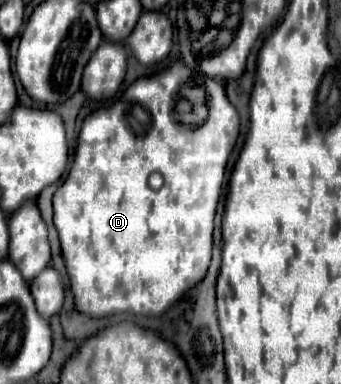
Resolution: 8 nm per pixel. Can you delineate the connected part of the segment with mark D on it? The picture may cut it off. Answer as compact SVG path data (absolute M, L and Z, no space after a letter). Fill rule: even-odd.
M174 61L164 71L156 73L156 75L136 79L132 85L126 87L126 91L124 91L122 97L118 97L108 107L102 107L102 109L92 111L84 119L84 123L82 123L82 129L80 129L80 135L78 135L78 147L76 147L74 163L70 167L70 173L68 173L66 181L54 193L54 225L58 229L58 237L60 237L60 245L62 245L62 255L64 255L64 261L66 261L68 275L70 275L70 285L72 285L76 309L80 313L86 313L86 315L92 315L92 317L106 317L106 315L114 315L114 313L162 315L190 287L194 287L206 275L206 269L208 269L210 257L212 257L214 213L216 213L216 205L218 205L218 197L220 197L220 187L222 187L222 181L224 181L224 167L226 167L228 155L230 155L230 151L232 151L232 147L236 143L240 121L238 121L238 111L234 109L234 105L226 97L224 83L222 81L212 81L212 77L202 77L202 85L206 89L204 91L204 107L206 107L206 113L202 117L202 125L190 127L192 123L184 123L176 115L176 105L178 105L178 99L180 99L180 85L184 85L192 77L196 77L196 75L194 75L192 69L188 69L188 65L184 65L182 61ZM152 173L160 173L164 177L164 183L162 183L160 189L152 189L148 185L148 177Z

